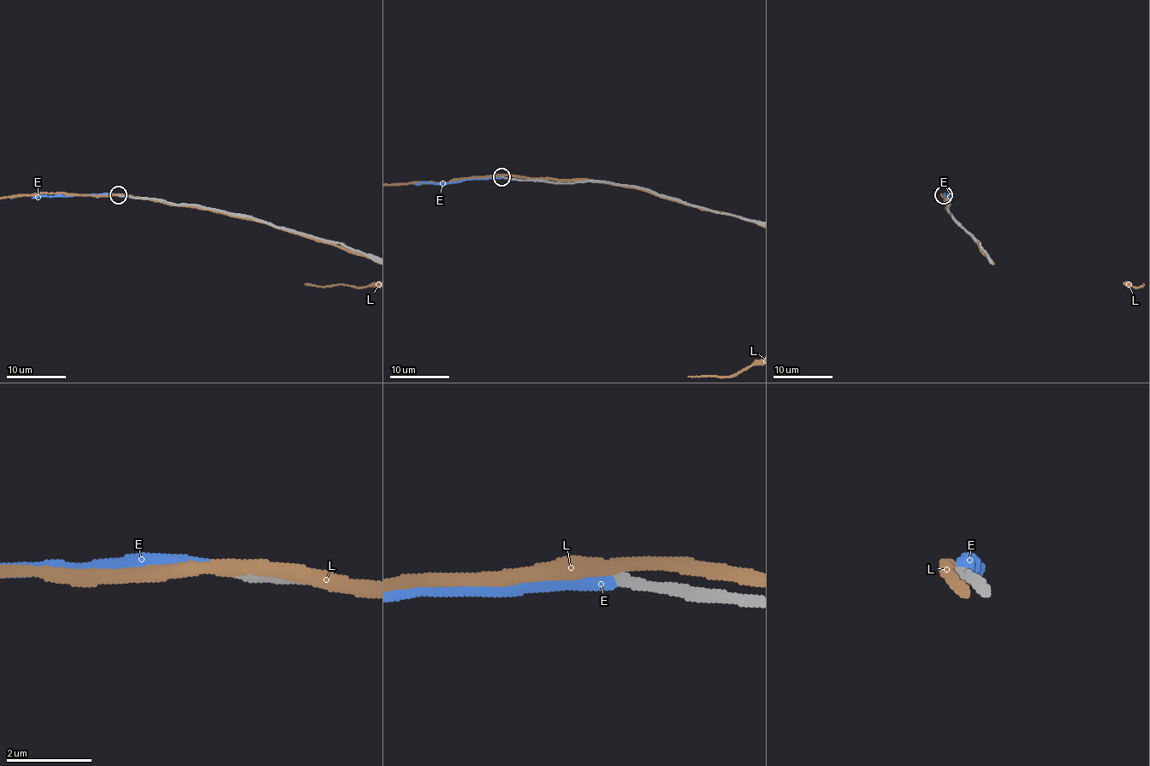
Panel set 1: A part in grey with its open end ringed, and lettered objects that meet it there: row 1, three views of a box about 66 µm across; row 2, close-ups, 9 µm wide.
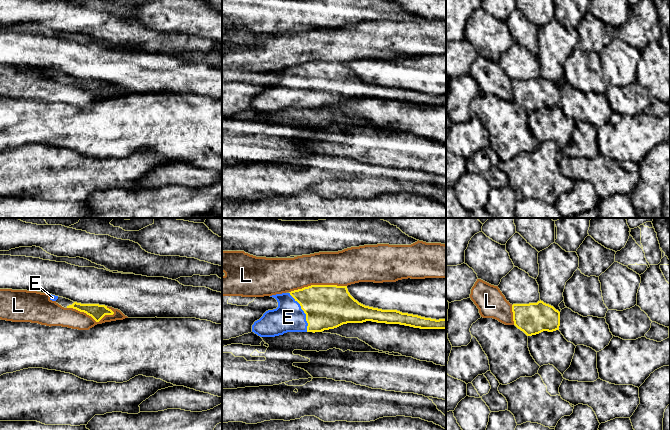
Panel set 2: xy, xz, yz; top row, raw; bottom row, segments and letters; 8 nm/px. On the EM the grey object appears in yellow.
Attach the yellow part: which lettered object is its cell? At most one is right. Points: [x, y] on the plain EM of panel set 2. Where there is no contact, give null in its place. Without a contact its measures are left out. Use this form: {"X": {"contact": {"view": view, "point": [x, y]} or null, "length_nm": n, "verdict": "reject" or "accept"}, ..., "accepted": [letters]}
{"E": {"contact": {"view": "xz", "point": [304, 88]}, "length_nm": 360, "verdict": "accept"}, "L": {"contact": {"view": "xz", "point": [317, 61]}, "length_nm": 460, "verdict": "reject"}, "accepted": ["E"]}

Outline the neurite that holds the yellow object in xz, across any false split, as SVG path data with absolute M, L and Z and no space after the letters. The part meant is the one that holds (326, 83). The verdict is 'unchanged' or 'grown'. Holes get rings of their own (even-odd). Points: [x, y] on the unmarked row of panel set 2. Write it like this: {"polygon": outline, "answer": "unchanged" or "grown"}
{"polygon": "M311 61L289 69L272 71L278 83L266 87L254 98L252 108L260 113L275 113L287 108L322 108L347 99L372 97L386 100L400 100L420 105L446 105L445 95L431 95L418 91L402 89L397 86L382 86L365 82L355 76L348 68L347 62Z", "answer": "grown"}

